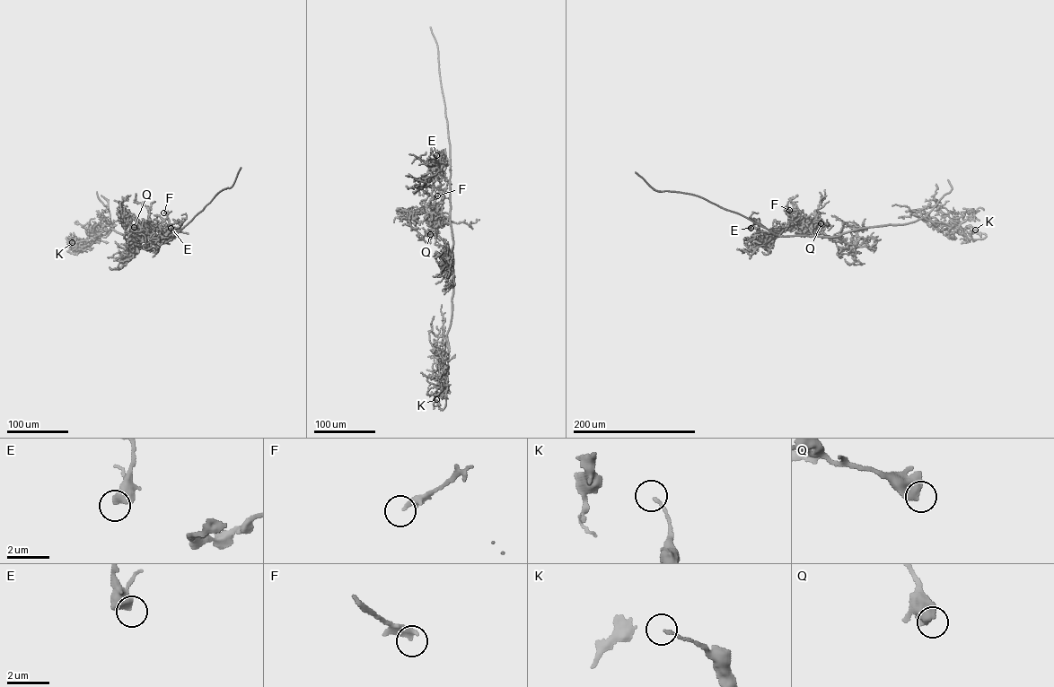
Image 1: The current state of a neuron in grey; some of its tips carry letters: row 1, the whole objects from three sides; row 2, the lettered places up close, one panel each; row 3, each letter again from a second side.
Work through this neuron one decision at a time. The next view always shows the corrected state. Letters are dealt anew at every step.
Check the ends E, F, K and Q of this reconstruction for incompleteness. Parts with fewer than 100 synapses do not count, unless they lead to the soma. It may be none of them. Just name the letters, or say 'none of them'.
none of them

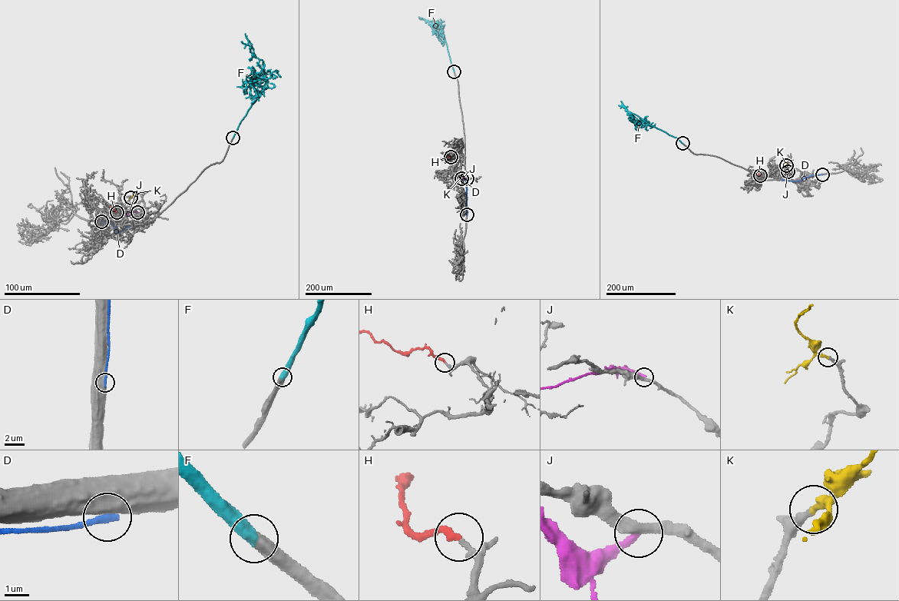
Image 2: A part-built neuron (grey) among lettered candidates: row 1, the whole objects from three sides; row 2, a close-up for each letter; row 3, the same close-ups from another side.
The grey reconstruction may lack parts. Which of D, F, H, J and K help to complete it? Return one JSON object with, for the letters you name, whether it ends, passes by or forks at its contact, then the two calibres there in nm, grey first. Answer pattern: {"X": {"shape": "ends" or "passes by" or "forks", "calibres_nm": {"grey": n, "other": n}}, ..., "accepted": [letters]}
{"F": {"shape": "ends", "calibres_nm": {"grey": 550, "other": 500}}, "H": {"shape": "ends", "calibres_nm": {"grey": 170, "other": 280}}, "K": {"shape": "ends", "calibres_nm": {"grey": 280, "other": 280}}, "accepted": ["F", "H", "K"]}

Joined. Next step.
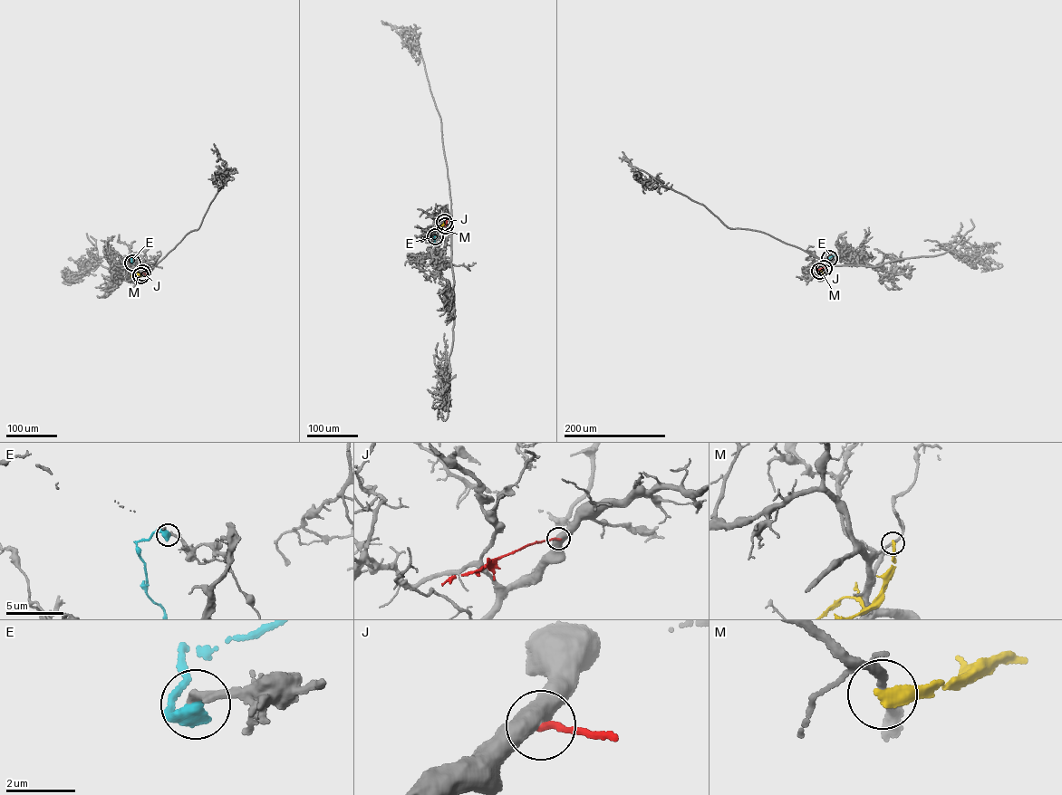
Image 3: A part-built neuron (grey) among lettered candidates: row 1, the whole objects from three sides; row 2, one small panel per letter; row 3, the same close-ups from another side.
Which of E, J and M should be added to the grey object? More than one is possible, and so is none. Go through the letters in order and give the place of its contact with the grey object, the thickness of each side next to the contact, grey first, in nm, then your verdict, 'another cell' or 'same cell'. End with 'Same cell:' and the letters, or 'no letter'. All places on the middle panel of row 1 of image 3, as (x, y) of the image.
E: meets grey at (435, 236); 240 nm thick on the grey side, 480 nm on the other; same cell
J: meets grey at (445, 225); 500 nm thick on the grey side, 190 nm on the other; another cell
M: meets grey at (444, 222); 200 nm thick on the grey side, 360 nm on the other; another cell
Same cell: E

